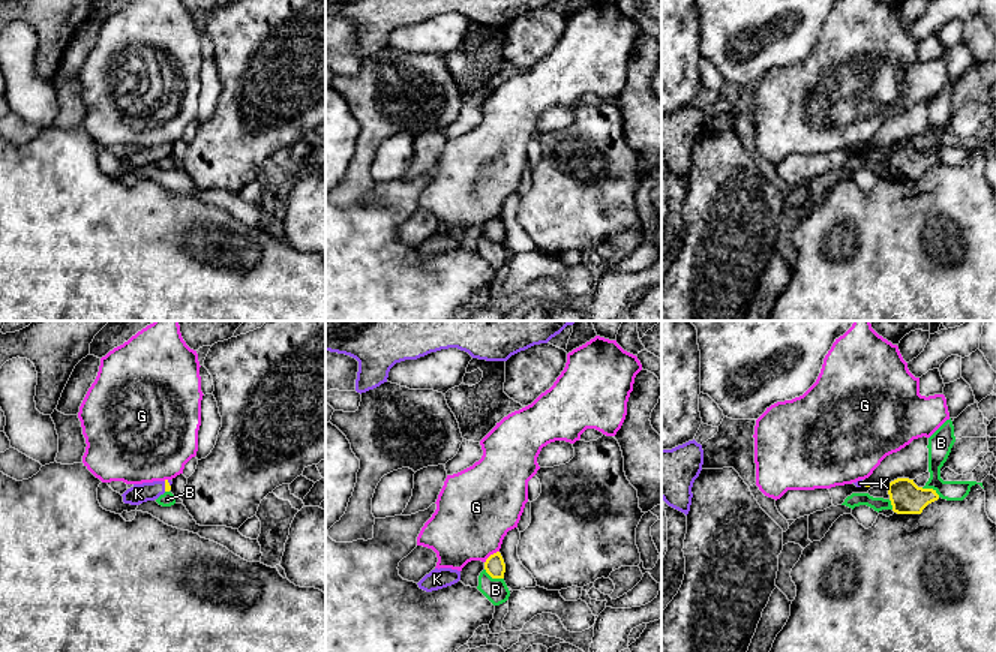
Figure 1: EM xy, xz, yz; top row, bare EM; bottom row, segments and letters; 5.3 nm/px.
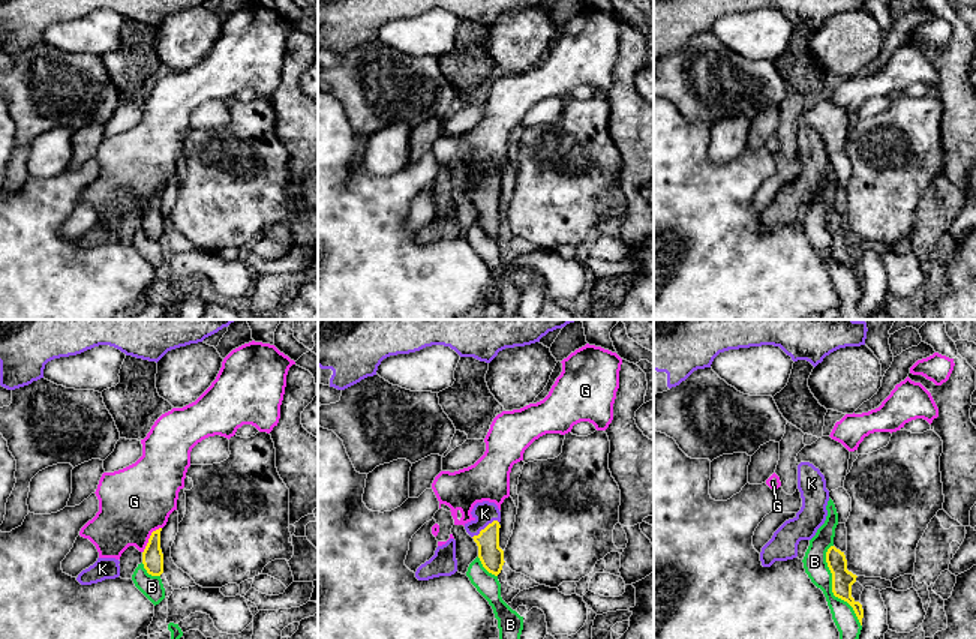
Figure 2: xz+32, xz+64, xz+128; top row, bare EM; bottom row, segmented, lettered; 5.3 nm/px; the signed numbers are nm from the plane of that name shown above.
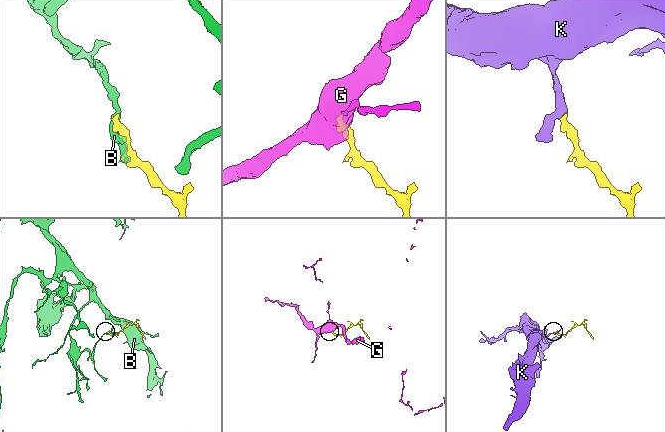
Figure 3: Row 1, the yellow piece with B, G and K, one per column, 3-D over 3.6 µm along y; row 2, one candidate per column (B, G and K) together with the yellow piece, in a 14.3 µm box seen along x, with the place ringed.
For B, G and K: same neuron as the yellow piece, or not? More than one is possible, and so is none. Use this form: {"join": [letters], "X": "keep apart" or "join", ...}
{"join": ["K"], "B": "keep apart", "G": "keep apart", "K": "join"}

